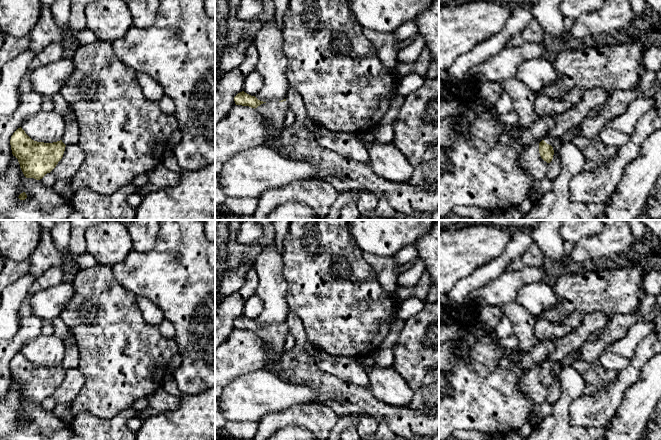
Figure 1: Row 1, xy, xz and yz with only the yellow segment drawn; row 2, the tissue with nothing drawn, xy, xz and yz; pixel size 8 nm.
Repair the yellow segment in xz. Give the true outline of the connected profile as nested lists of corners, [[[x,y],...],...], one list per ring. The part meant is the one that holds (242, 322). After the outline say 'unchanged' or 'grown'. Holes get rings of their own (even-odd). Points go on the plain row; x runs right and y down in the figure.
[[[242,315],[234,321],[234,325],[236,329],[254,332],[262,340],[266,348],[276,352],[276,359],[267,362],[265,369],[278,375],[279,372],[276,370],[276,366],[282,358],[285,336],[289,332],[286,323],[275,326],[263,326],[255,320]]]; grown

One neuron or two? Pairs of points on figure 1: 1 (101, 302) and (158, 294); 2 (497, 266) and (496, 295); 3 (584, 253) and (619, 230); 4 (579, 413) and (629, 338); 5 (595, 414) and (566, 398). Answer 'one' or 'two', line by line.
1: two
2: two
3: one
4: two
5: two

